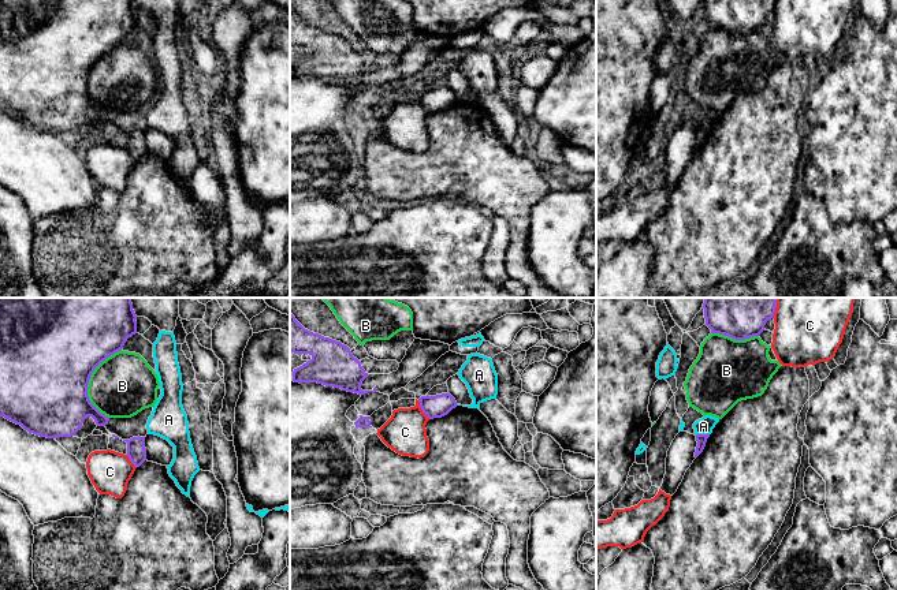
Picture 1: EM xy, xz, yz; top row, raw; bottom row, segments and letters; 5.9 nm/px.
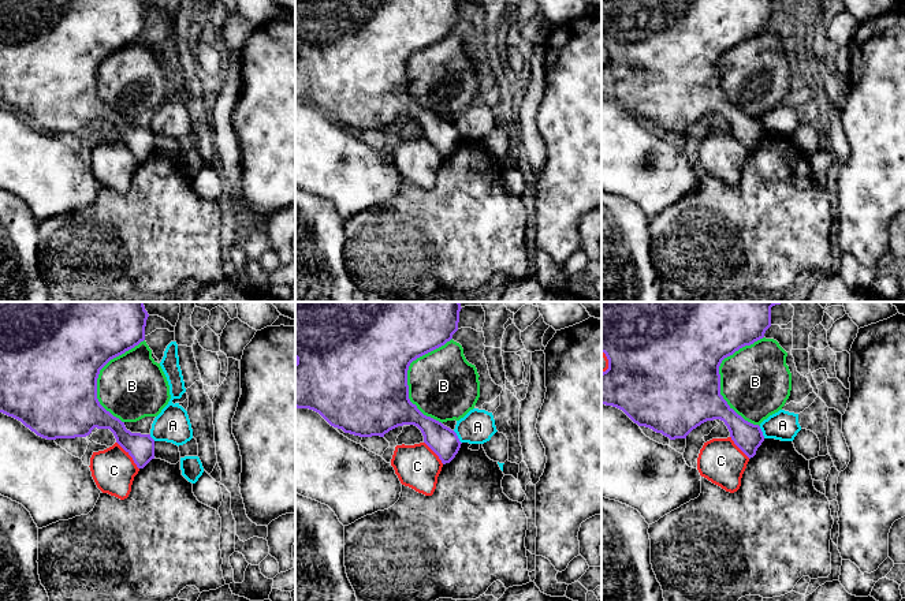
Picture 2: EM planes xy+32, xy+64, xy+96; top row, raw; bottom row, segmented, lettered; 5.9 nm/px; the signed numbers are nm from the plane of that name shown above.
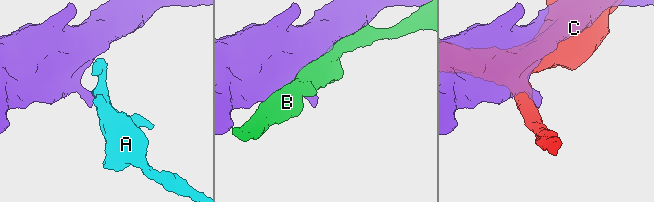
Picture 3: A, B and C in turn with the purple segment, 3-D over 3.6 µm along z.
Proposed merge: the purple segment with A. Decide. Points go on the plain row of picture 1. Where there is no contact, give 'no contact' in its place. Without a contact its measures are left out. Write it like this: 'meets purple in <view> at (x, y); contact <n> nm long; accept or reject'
meets purple in yz at (703, 129); contact 80 nm long; reject

